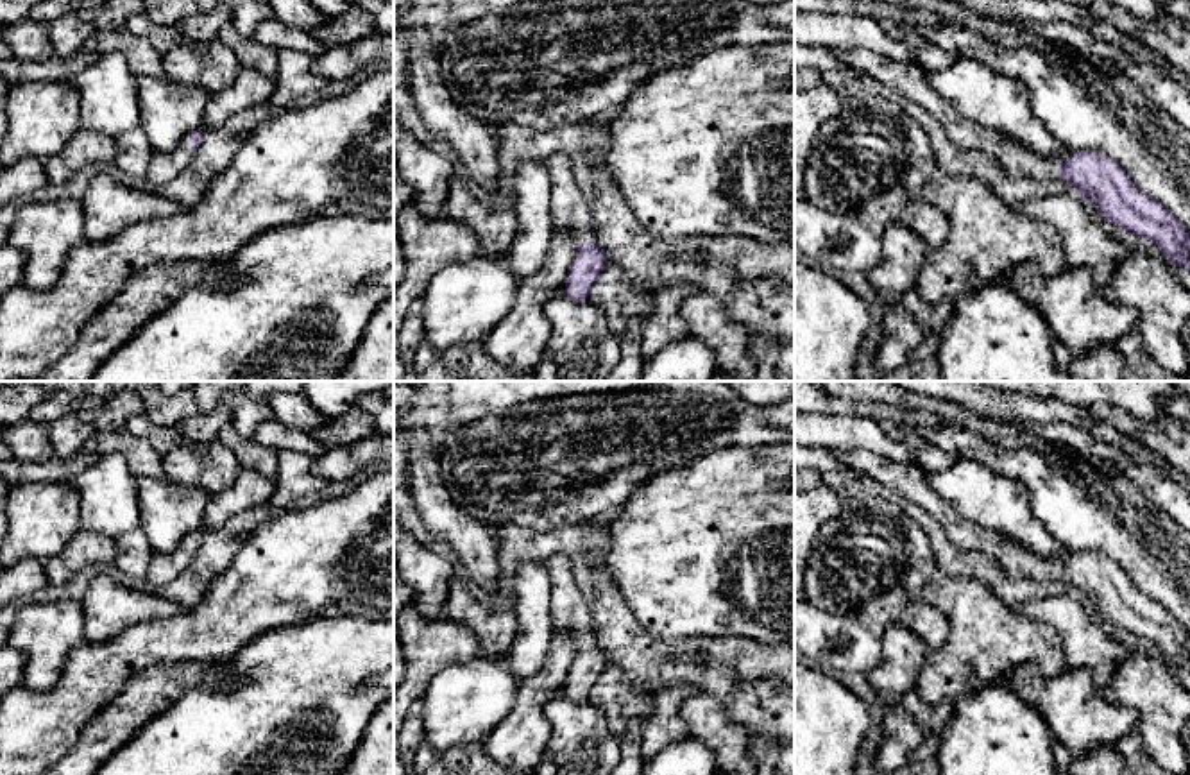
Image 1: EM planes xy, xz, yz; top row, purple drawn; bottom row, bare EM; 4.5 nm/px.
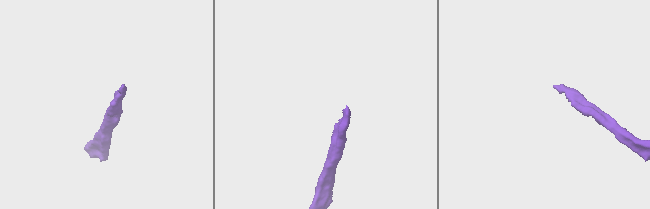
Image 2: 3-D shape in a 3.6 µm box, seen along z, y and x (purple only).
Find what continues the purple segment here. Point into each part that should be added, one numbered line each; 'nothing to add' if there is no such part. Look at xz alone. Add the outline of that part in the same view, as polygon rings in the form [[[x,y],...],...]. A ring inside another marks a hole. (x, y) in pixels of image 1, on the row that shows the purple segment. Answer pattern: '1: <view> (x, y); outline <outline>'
1: xz (569, 212); outline [[[555,154],[546,161],[551,179],[551,224],[553,229],[569,231],[574,243],[592,242],[594,231],[589,227],[592,222],[591,208],[573,175],[571,161],[565,154]]]

